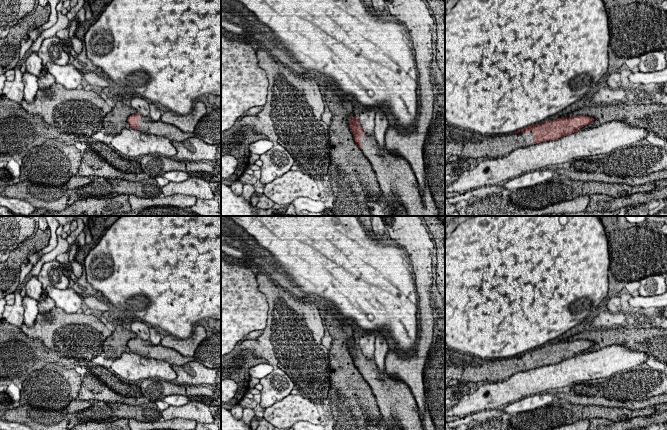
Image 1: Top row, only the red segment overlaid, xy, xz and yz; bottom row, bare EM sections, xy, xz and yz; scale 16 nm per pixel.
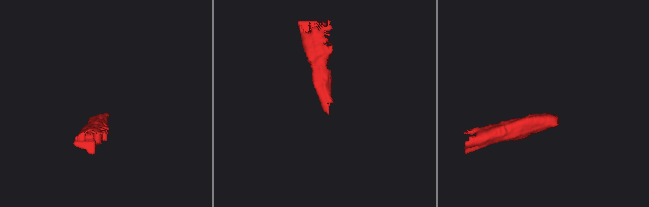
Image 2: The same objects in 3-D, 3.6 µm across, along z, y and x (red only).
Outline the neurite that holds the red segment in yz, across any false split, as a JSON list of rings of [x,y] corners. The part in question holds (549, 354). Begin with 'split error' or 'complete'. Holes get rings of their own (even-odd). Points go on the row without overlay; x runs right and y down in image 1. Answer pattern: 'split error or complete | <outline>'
split error | [[[574,339],[527,350],[512,358],[493,360],[445,348],[445,378],[471,381],[472,384],[502,382],[518,372],[558,364],[590,349],[594,344],[590,340]]]

